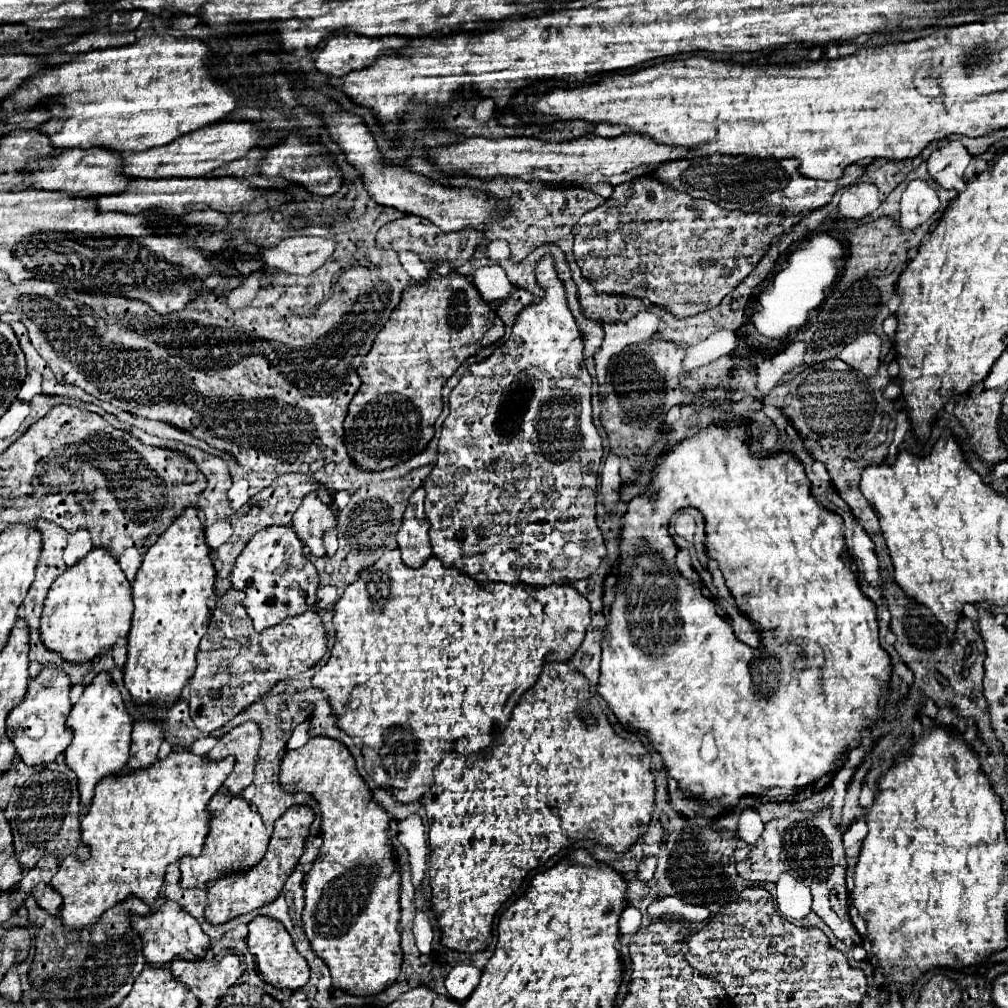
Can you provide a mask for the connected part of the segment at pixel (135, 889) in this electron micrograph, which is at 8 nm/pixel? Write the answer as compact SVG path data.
M172 749L164 759L156 759L156 763L146 769L102 777L94 789L94 799L88 807L88 813L82 817L82 841L90 845L90 859L80 861L72 855L64 857L50 881L50 885L64 899L60 911L64 925L68 929L88 927L96 923L106 909L124 901L128 895L152 903L164 883L166 867L184 855L200 855L212 819L208 803L216 795L218 787L226 781L228 773L234 767L234 761L234 757L212 761L208 755L196 755L190 749Z

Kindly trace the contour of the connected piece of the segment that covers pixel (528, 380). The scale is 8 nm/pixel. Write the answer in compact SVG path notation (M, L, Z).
M548 253L536 263L536 283L542 289L538 303L530 303L516 315L510 339L504 345L498 345L494 353L478 363L470 363L460 377L458 385L450 391L450 415L444 419L440 443L438 443L438 461L428 475L426 489L426 517L430 523L430 543L432 553L446 565L456 567L462 573L468 573L478 583L486 581L504 581L504 583L528 583L528 585L562 585L576 579L590 577L600 561L606 555L602 531L596 523L596 481L602 459L602 437L598 435L592 421L592 377L584 365L584 343L578 331L578 323L568 307L564 283L558 279L554 257Z

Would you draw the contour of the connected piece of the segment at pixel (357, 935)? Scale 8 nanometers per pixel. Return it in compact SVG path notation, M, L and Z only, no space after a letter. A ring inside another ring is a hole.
M318 735L318 737L312 737L304 747L300 749L294 749L294 751L286 751L284 759L282 759L282 765L280 765L280 783L284 785L286 791L306 791L310 795L314 795L314 799L320 803L320 813L322 813L322 847L318 851L318 857L312 865L312 869L306 873L306 879L304 879L304 899L306 899L306 907L302 911L302 923L304 923L304 931L310 939L310 945L312 949L316 951L316 955L322 957L322 961L328 965L330 973L332 973L332 985L334 987L340 987L352 995L374 995L374 993L380 993L384 991L388 985L392 985L392 981L396 981L398 973L400 973L400 965L402 965L402 949L400 949L400 933L398 933L398 921L400 921L400 903L398 903L398 895L400 895L400 877L394 875L398 871L398 863L396 863L396 857L394 857L394 849L390 845L390 839L388 839L388 821L390 821L390 815L386 813L386 809L372 797L372 791L368 789L366 781L360 777L358 769L356 769L356 761L352 757L352 753L348 751L348 747L332 737L324 737L324 735Z

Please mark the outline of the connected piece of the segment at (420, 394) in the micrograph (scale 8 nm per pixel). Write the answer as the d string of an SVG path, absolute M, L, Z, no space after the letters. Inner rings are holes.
M430 269L430 279L420 285L410 285L400 297L400 305L392 311L386 325L376 335L370 353L358 367L362 385L350 403L348 417L344 421L344 443L350 457L364 469L382 471L398 465L420 453L434 435L434 421L442 413L442 385L456 371L456 367L474 355L480 347L496 343L504 335L502 319L482 301L472 281L456 271L438 275Z

